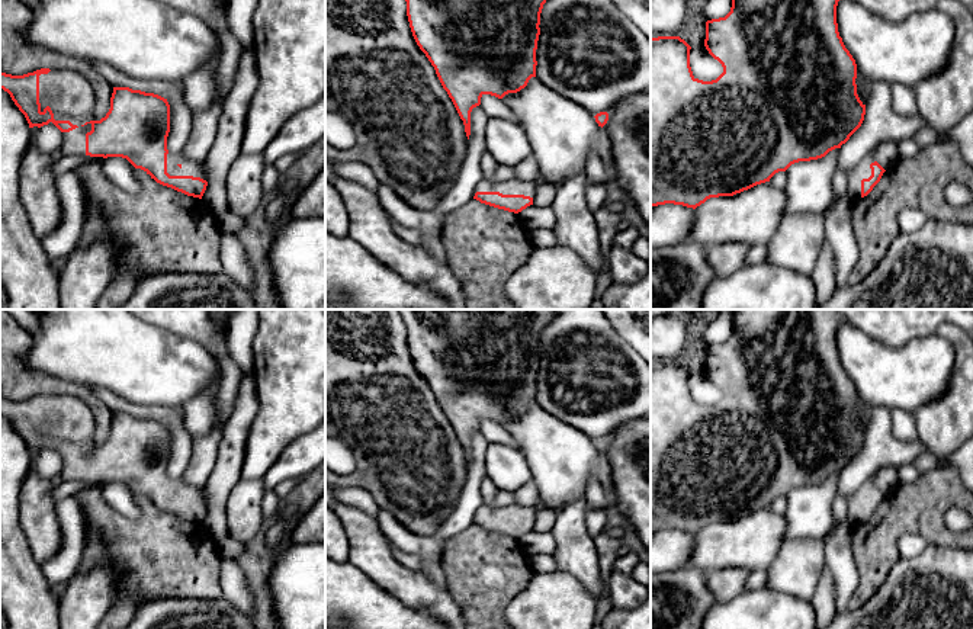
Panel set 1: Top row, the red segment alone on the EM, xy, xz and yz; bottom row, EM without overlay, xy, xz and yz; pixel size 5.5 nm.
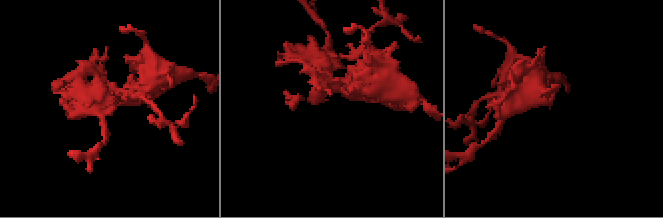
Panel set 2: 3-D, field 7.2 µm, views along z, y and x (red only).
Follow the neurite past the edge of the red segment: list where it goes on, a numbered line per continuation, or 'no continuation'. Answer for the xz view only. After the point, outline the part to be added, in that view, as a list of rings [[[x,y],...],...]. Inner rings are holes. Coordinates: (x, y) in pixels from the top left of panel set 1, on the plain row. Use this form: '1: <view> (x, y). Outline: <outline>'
1: xz (514, 512). Outline: [[[482,504],[476,513],[476,517],[500,517],[502,520],[524,520],[534,523],[537,510],[534,507],[524,507],[518,504],[507,506],[507,507],[491,507]]]

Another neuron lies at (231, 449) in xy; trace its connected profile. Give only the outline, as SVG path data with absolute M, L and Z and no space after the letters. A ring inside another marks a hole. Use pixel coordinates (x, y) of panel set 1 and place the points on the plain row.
M253 375L243 378L234 410L222 429L216 463L205 485L209 504L203 529L219 543L229 537L227 503L234 485L241 479L251 423L258 411L258 397Z

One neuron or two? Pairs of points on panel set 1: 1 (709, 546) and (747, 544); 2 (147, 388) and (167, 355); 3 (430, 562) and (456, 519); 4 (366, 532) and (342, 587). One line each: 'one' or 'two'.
1: one
2: one
3: one
4: two

